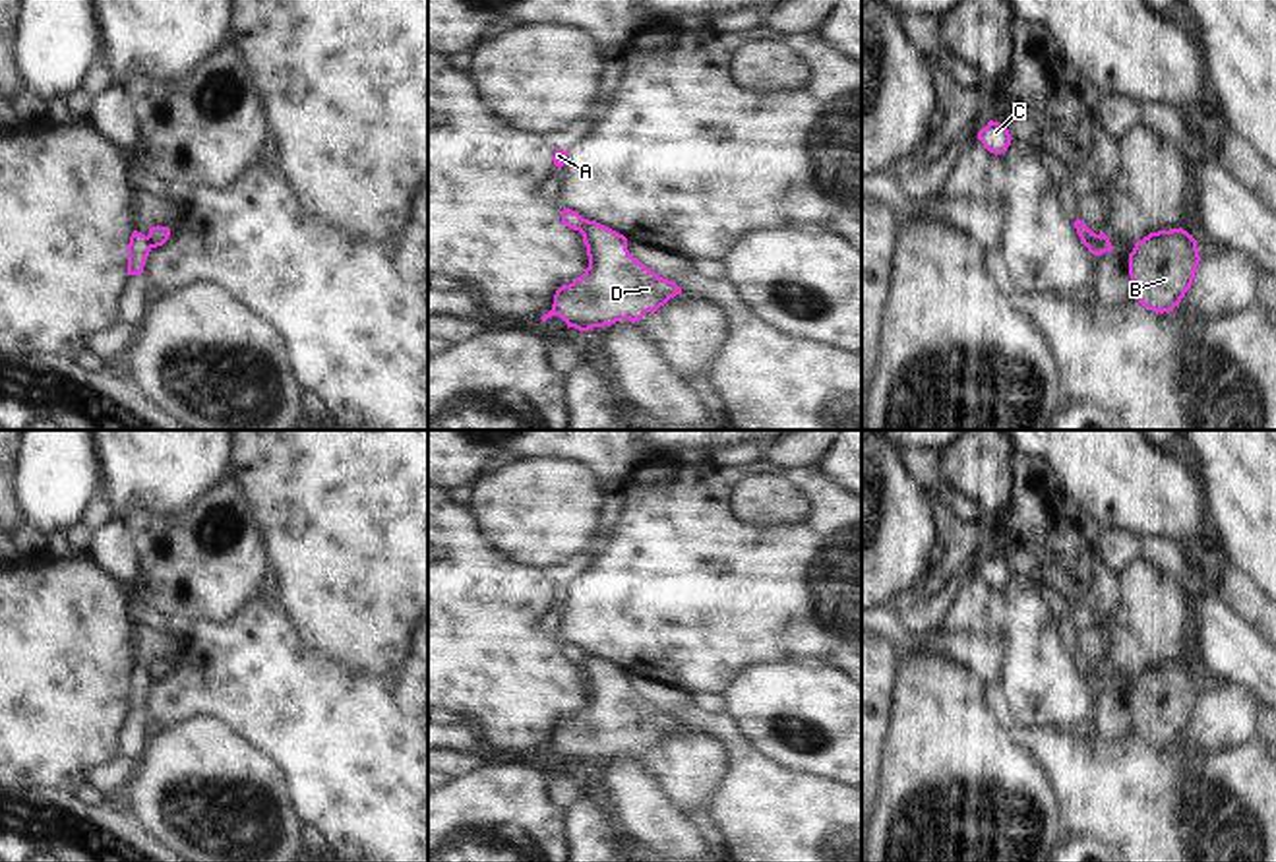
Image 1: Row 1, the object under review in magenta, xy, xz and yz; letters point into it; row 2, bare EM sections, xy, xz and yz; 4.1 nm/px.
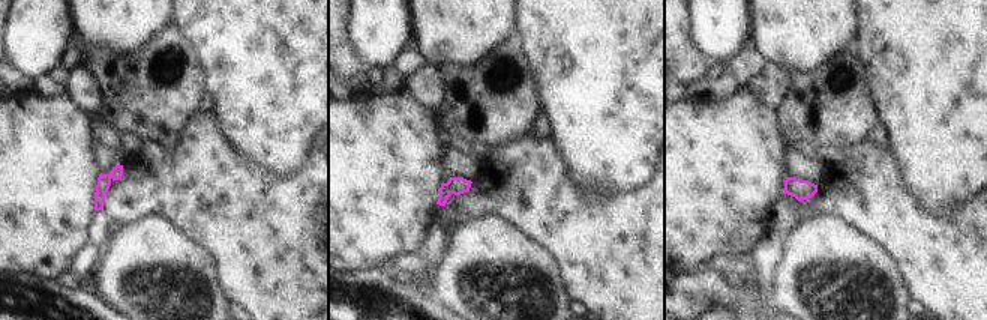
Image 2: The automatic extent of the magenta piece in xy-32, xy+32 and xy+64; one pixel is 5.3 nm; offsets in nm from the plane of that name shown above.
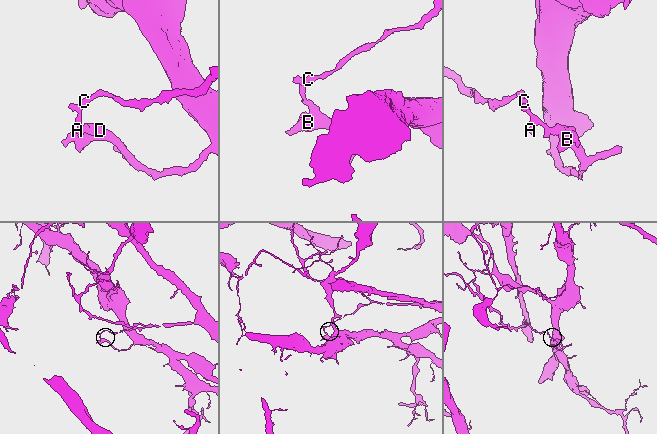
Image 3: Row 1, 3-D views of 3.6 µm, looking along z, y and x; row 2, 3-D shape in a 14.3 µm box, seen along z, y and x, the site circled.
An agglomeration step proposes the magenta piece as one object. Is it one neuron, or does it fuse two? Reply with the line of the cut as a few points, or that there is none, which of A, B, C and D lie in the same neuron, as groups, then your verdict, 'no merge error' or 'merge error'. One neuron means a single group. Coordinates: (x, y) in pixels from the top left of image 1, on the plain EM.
cut xz (585, 653), (581, 667); groups A C / B D; merge error

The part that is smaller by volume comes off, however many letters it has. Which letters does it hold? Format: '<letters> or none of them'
A, C

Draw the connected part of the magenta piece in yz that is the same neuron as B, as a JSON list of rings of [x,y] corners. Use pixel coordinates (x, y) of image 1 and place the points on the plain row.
[[[1183,662],[1150,666],[1129,688],[1133,732],[1154,746],[1173,746],[1191,723],[1200,695],[1197,674]]]

